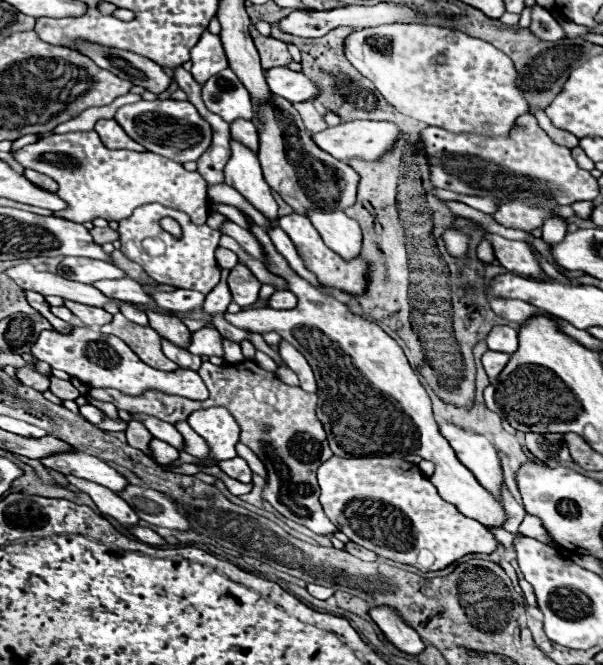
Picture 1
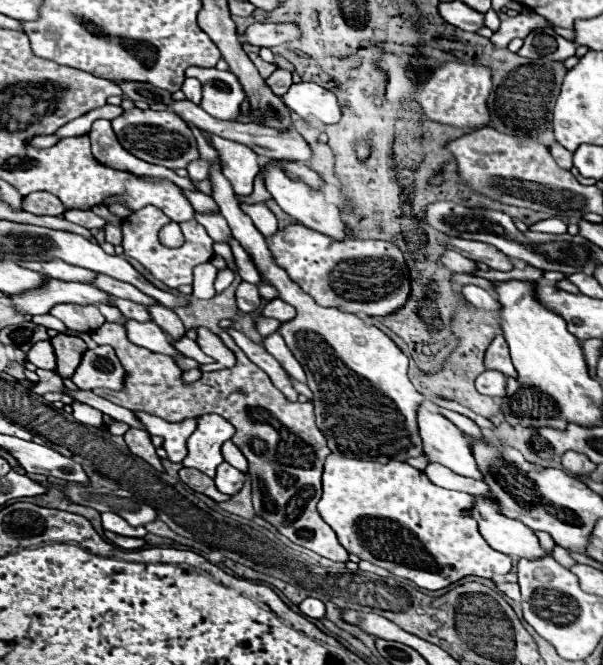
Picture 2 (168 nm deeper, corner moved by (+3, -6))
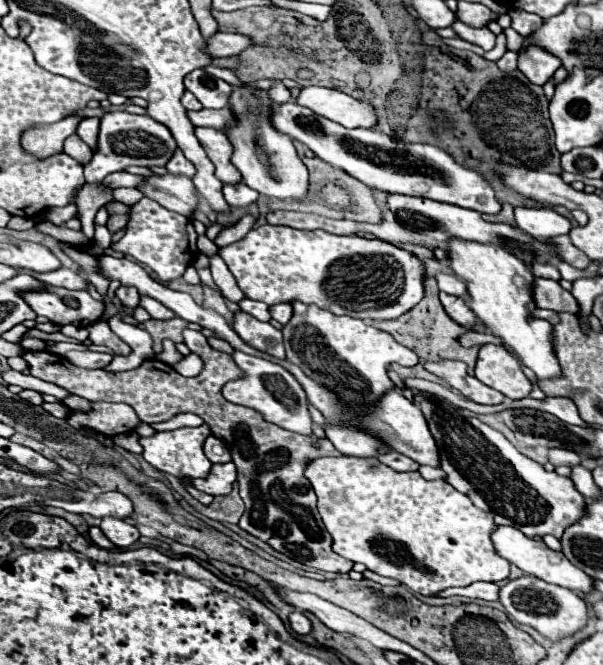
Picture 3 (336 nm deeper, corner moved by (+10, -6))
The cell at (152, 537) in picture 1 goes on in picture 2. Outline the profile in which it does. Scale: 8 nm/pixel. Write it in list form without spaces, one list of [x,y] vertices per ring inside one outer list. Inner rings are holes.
[[[105,531],[105,537],[121,547],[121,549],[127,549],[127,551],[133,551],[133,549],[141,549],[145,547],[145,539],[135,539],[135,537],[123,537],[123,535],[117,535],[117,533],[111,533],[111,531]]]

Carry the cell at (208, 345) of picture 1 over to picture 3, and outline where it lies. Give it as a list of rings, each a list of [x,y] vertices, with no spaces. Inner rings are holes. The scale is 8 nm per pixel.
[[[164,339],[164,343],[162,343],[162,353],[156,355],[156,359],[164,361],[164,363],[168,363],[168,365],[176,365],[182,357],[184,357],[184,355],[176,349],[174,341],[170,341],[170,339]]]

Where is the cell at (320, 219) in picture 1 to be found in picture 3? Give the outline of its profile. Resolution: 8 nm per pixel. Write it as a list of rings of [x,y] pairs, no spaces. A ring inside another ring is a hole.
[[[252,83],[244,87],[236,87],[230,97],[230,107],[238,115],[238,125],[228,133],[228,139],[234,145],[232,163],[242,173],[244,183],[266,197],[276,199],[294,199],[304,201],[308,197],[308,169],[296,155],[292,145],[292,137],[278,133],[270,121],[270,97],[266,91],[254,87]]]

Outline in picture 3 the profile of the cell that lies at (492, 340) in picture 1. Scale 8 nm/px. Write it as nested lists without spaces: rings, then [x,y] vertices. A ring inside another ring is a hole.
[[[494,343],[480,347],[476,377],[510,399],[522,399],[532,389],[532,383],[524,375],[522,365],[510,353],[506,353],[502,345]]]

